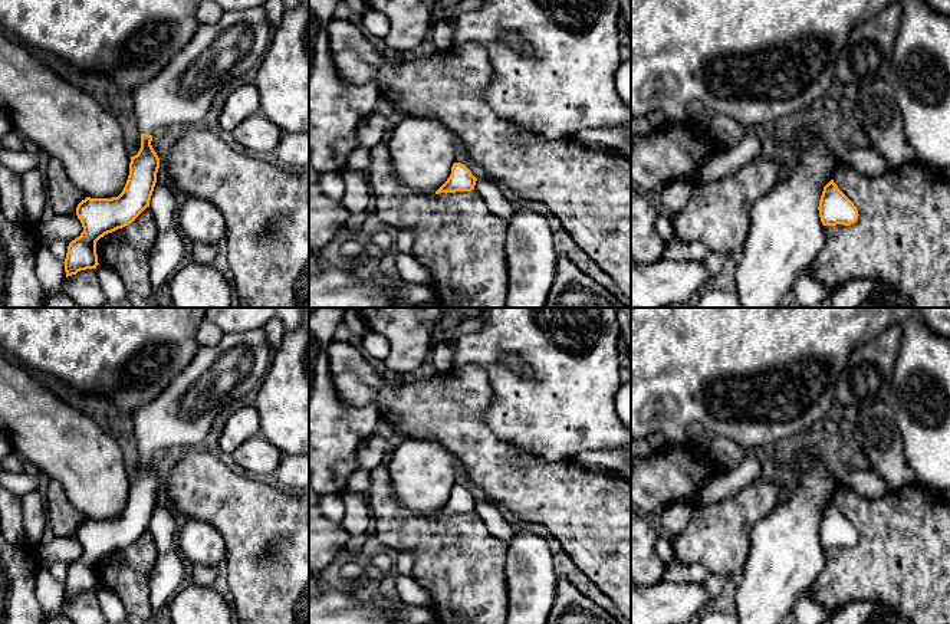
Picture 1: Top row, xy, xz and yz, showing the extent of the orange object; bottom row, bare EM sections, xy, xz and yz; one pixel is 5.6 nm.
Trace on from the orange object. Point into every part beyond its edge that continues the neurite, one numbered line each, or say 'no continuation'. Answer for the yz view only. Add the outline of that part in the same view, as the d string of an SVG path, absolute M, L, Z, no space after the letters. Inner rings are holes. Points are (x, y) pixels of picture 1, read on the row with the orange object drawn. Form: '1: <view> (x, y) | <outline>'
no continuation

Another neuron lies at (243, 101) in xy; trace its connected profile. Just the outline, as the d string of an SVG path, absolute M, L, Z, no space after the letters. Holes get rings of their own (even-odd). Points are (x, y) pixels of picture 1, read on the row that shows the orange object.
M250 78L233 85L218 121L226 131L231 132L240 122L257 112L260 112L260 95Z

